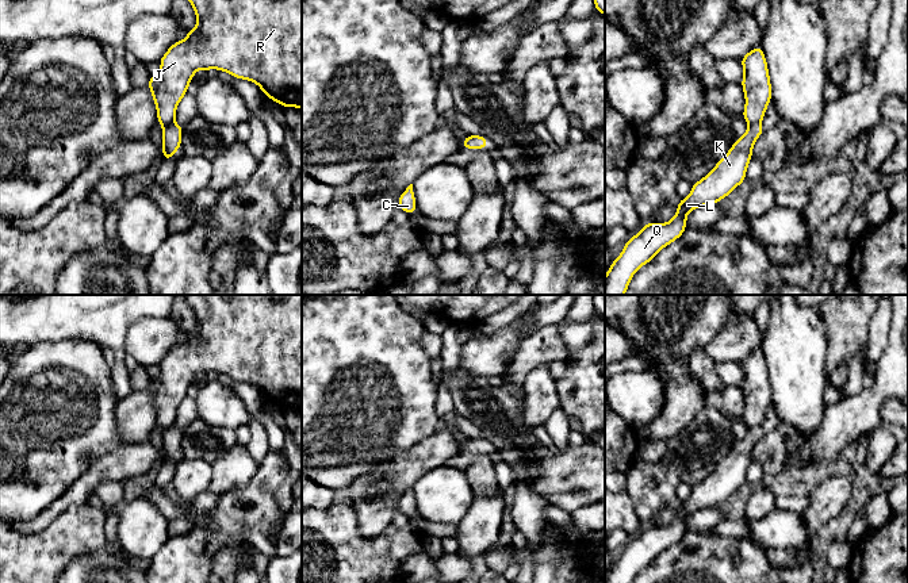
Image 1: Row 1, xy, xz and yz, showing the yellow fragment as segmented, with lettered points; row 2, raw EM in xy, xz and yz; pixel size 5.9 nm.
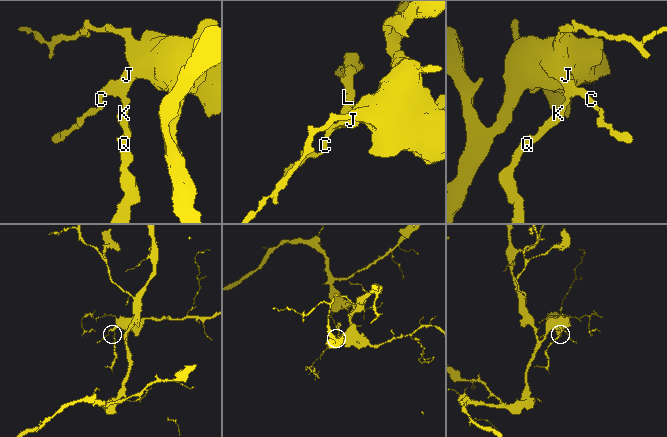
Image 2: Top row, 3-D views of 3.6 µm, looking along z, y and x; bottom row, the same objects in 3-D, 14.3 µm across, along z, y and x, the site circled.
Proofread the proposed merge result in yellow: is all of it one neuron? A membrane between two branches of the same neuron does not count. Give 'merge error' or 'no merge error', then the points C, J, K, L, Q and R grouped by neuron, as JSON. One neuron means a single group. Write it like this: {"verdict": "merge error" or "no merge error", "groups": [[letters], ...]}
{"verdict": "merge error", "groups": [["C", "J", "R"], ["K", "L", "Q"]]}

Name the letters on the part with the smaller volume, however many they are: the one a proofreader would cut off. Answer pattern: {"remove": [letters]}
{"remove": ["K", "L", "Q"]}

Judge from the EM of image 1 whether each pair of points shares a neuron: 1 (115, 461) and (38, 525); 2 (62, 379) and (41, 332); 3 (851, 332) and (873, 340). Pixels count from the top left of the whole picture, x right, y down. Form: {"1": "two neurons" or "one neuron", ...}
{"1": "one neuron", "2": "two neurons", "3": "two neurons"}

